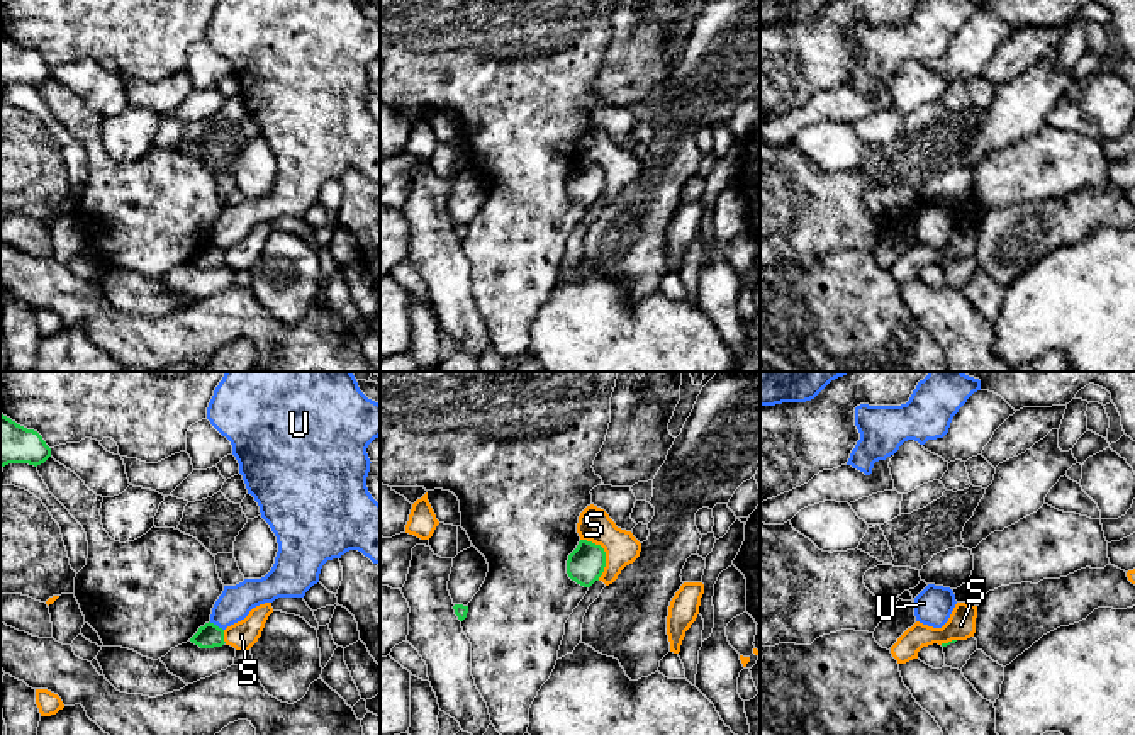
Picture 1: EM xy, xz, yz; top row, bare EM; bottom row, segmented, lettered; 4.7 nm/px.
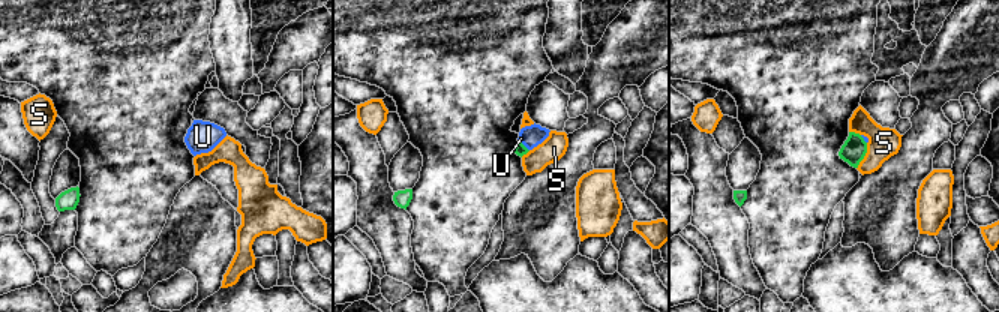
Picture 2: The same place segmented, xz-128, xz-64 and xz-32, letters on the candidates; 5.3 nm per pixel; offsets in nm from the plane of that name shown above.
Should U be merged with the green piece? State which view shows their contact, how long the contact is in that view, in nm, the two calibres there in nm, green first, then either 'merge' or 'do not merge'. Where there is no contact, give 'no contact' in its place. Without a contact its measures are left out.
contact in xy; length 80 nm; calibres 120 and 160 nm; do not merge

